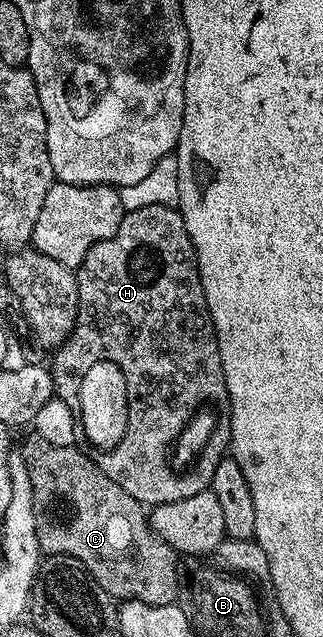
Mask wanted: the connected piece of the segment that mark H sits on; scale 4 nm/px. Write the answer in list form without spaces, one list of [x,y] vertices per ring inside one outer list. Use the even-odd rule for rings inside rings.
[[[153,205],[152,207],[140,207],[139,209],[131,209],[123,216],[120,227],[116,227],[116,235],[112,235],[108,239],[104,239],[100,243],[96,243],[88,251],[88,255],[84,255],[82,264],[76,270],[78,278],[78,318],[74,324],[74,330],[68,335],[68,339],[64,344],[56,350],[53,350],[52,357],[54,362],[49,362],[48,368],[50,374],[54,376],[54,392],[63,401],[68,403],[68,408],[72,410],[72,419],[76,419],[76,437],[83,446],[91,445],[88,456],[91,461],[97,465],[100,471],[104,471],[104,475],[108,475],[108,479],[112,479],[112,483],[116,483],[120,487],[124,487],[124,491],[128,491],[128,495],[132,495],[132,499],[136,499],[143,507],[146,507],[146,497],[148,495],[148,485],[144,483],[148,477],[140,477],[142,475],[142,467],[154,467],[154,463],[158,463],[158,437],[148,437],[150,425],[162,425],[162,423],[152,423],[150,417],[150,391],[152,391],[152,383],[162,383],[162,379],[192,379],[192,381],[172,381],[172,385],[176,387],[210,387],[212,395],[216,397],[230,397],[226,390],[226,380],[224,379],[224,371],[220,363],[220,355],[218,354],[218,339],[214,336],[214,324],[210,318],[210,308],[206,302],[204,295],[204,287],[202,280],[198,274],[198,260],[194,254],[194,244],[188,235],[188,227],[184,227],[184,219],[177,208],[172,205]],[[108,367],[120,367],[122,379],[124,379],[124,401],[126,401],[126,415],[130,417],[130,423],[126,427],[122,427],[120,437],[122,443],[118,443],[115,447],[102,445],[102,388],[98,386],[98,372]]]

